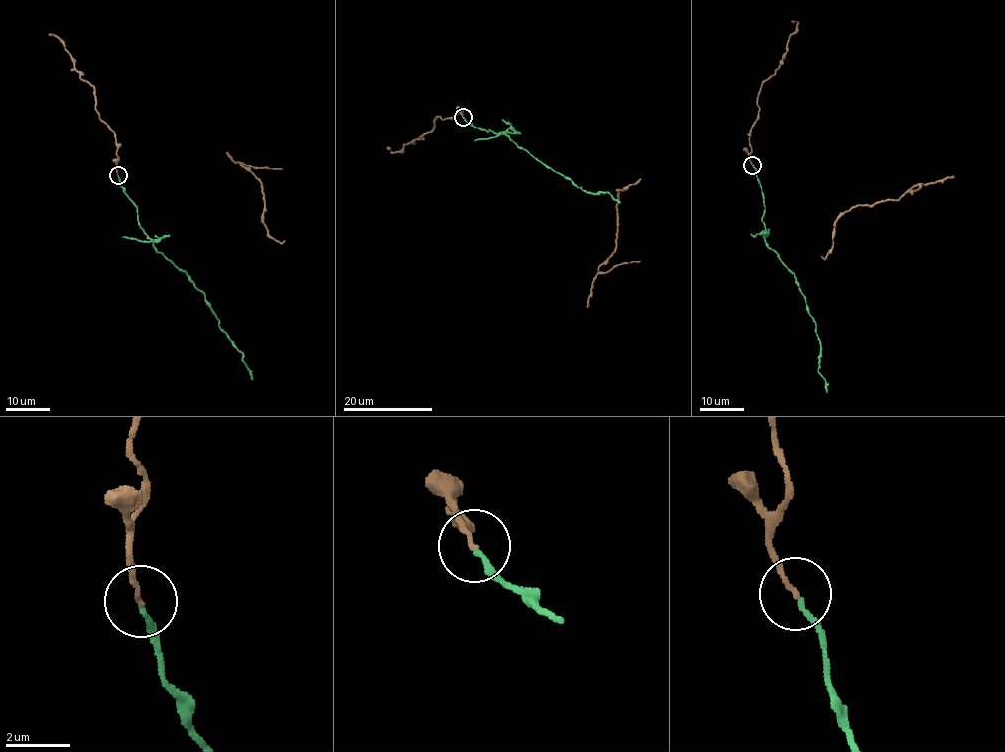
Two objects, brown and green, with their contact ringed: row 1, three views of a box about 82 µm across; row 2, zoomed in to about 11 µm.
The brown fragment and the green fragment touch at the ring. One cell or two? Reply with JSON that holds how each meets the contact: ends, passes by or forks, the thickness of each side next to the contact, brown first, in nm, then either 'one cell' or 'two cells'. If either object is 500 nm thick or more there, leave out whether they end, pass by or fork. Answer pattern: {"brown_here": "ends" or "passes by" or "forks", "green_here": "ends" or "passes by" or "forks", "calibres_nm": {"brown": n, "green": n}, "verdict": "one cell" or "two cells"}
{"brown_here": "ends", "green_here": "ends", "calibres_nm": {"brown": 140, "green": 150}, "verdict": "two cells"}

